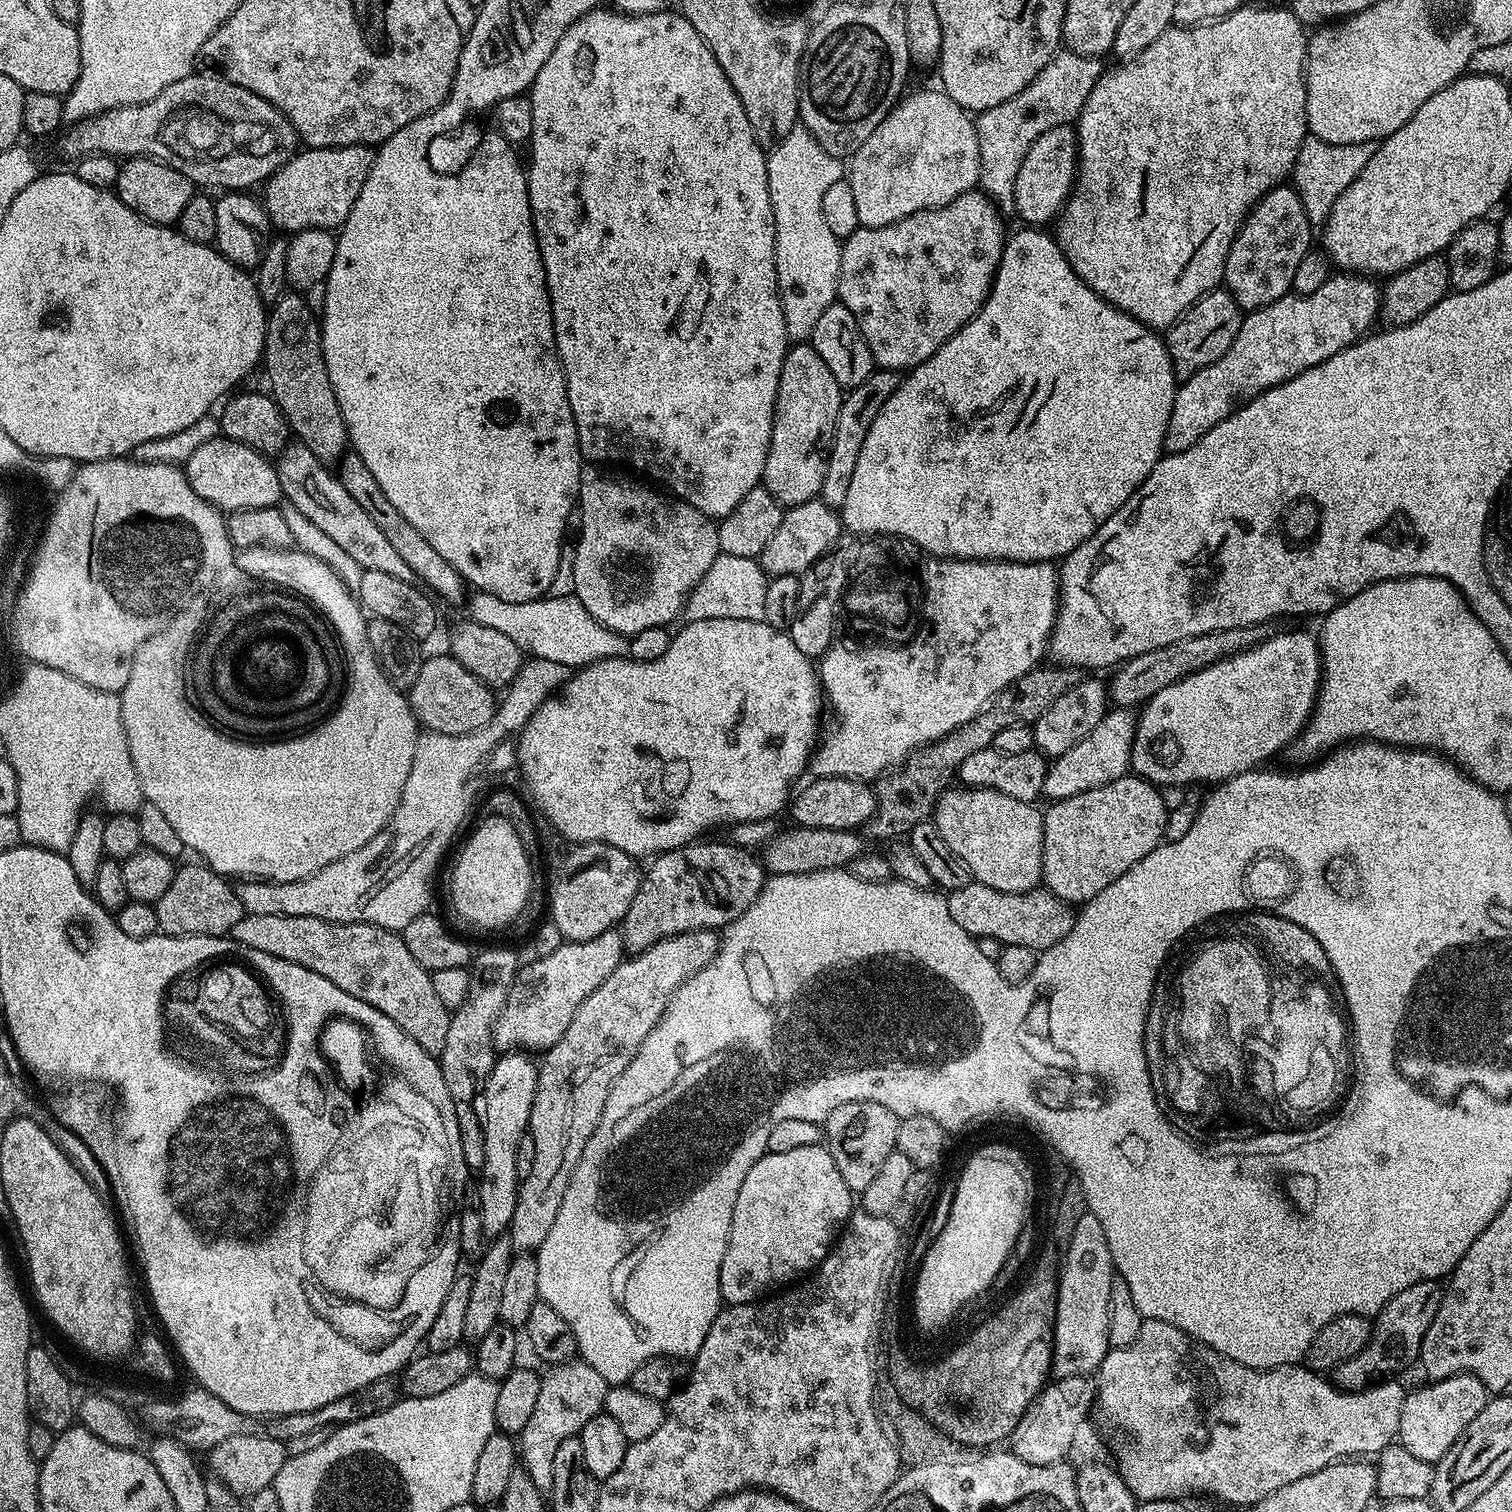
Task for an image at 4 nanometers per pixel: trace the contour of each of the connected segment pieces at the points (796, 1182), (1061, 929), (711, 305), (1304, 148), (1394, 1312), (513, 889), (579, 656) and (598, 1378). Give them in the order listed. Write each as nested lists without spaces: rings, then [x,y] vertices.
[[[823,1143],[765,1154],[750,1166],[750,1174],[746,1174],[746,1182],[738,1190],[738,1202],[734,1202],[728,1249],[720,1267],[721,1301],[728,1306],[754,1304],[767,1297],[775,1284],[787,1285],[792,1282],[787,1280],[811,1273],[828,1255],[838,1239],[838,1229],[853,1211],[854,1194],[842,1182],[842,1174],[838,1174],[838,1166]]]
[[[969,882],[958,890],[948,892],[947,898],[950,918],[954,918],[954,922],[958,922],[969,936],[981,941],[997,940],[1000,946],[1026,946],[1037,954],[1062,942],[1062,938],[1070,934],[1077,917],[1073,905],[1047,890],[1010,894],[985,884]]]
[[[601,6],[592,9],[564,31],[562,38],[558,38],[558,46],[554,46],[554,54],[550,54],[550,58],[546,58],[546,66],[542,66],[542,70],[538,70],[530,89],[534,126],[530,141],[532,161],[527,161],[526,164],[528,197],[532,207],[532,225],[536,231],[538,250],[542,254],[544,263],[548,297],[552,303],[552,325],[556,335],[556,352],[560,356],[560,365],[564,367],[566,390],[570,398],[570,410],[574,414],[576,423],[580,455],[585,461],[596,466],[625,464],[626,467],[633,468],[636,472],[645,472],[646,475],[661,480],[669,488],[667,491],[673,497],[685,500],[687,504],[694,506],[702,514],[713,518],[723,518],[730,514],[730,510],[734,510],[734,506],[738,506],[738,502],[742,502],[742,498],[746,498],[746,494],[750,494],[750,490],[754,490],[763,481],[764,463],[770,446],[770,434],[776,413],[778,378],[782,374],[784,355],[790,347],[786,318],[782,314],[780,293],[776,286],[776,227],[768,189],[768,157],[765,149],[754,138],[750,118],[746,118],[746,110],[742,110],[742,102],[738,98],[734,86],[730,86],[730,78],[726,78],[722,66],[718,66],[714,54],[706,46],[704,37],[698,34],[698,30],[694,30],[694,26],[683,14],[676,10],[673,12],[653,10],[644,13],[643,16],[629,16],[619,10],[609,8]]]
[[[1309,135],[1304,139],[1290,173],[1290,184],[1304,204],[1304,213],[1308,216],[1309,224],[1323,225],[1330,214],[1332,203],[1340,197],[1342,190],[1346,190],[1346,186],[1358,176],[1362,166],[1370,162],[1377,147],[1375,140],[1357,144],[1331,144],[1322,142],[1314,135]]]
[[[1423,1280],[1394,1294],[1394,1298],[1375,1313],[1367,1346],[1334,1370],[1336,1387],[1342,1392],[1363,1392],[1385,1378],[1395,1377],[1392,1376],[1395,1372],[1415,1365],[1420,1358],[1422,1338],[1426,1338],[1426,1330],[1430,1330],[1430,1322],[1434,1322],[1434,1314],[1438,1314],[1443,1297],[1444,1288],[1434,1280]]]
[[[501,816],[484,818],[465,842],[452,868],[452,904],[457,914],[476,928],[504,928],[511,920],[518,919],[532,892],[532,863],[526,850],[522,850],[522,842],[518,842],[518,834],[514,834],[514,826],[510,826],[510,822]]]
[[[476,590],[467,597],[471,623],[490,626],[498,634],[506,634],[521,650],[528,648],[538,660],[549,660],[566,666],[569,670],[579,670],[593,660],[605,660],[606,657],[621,651],[622,638],[616,632],[604,628],[582,606],[574,594],[568,596],[545,595],[539,600],[527,602],[506,602],[494,598],[494,594]]]
[[[580,1358],[557,1364],[549,1372],[552,1373],[541,1379],[534,1414],[530,1414],[530,1422],[526,1422],[518,1437],[518,1460],[522,1470],[530,1482],[534,1482],[534,1486],[545,1494],[552,1491],[554,1454],[558,1454],[558,1446],[579,1437],[586,1422],[604,1412],[604,1399],[610,1387],[606,1377],[598,1374]]]

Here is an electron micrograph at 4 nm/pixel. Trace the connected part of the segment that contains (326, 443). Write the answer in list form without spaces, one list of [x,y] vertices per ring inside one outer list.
[[[298,292],[282,294],[269,309],[266,319],[268,326],[264,336],[262,366],[268,374],[273,400],[279,405],[285,423],[297,441],[306,445],[316,459],[333,465],[346,452],[347,432],[337,396],[326,372],[319,319],[307,299]]]

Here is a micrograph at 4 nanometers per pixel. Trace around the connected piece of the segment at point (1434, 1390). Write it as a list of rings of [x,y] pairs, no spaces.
[[[1459,1372],[1457,1376],[1433,1380],[1425,1385],[1425,1388],[1420,1388],[1417,1392],[1409,1391],[1404,1397],[1398,1443],[1410,1450],[1414,1458],[1422,1458],[1422,1462],[1435,1466],[1448,1453],[1450,1446],[1454,1446],[1454,1442],[1464,1433],[1466,1426],[1470,1426],[1470,1422],[1474,1422],[1474,1418],[1488,1405],[1490,1393],[1488,1387],[1470,1372]]]

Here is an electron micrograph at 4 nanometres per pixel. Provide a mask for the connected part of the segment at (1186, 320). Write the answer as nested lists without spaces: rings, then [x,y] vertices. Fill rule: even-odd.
[[[1227,290],[1208,292],[1197,300],[1166,332],[1168,353],[1177,377],[1181,381],[1189,380],[1194,374],[1198,374],[1198,370],[1210,366],[1210,362],[1218,362],[1218,358],[1222,358],[1222,354],[1230,350],[1240,329],[1241,319],[1242,310]]]

